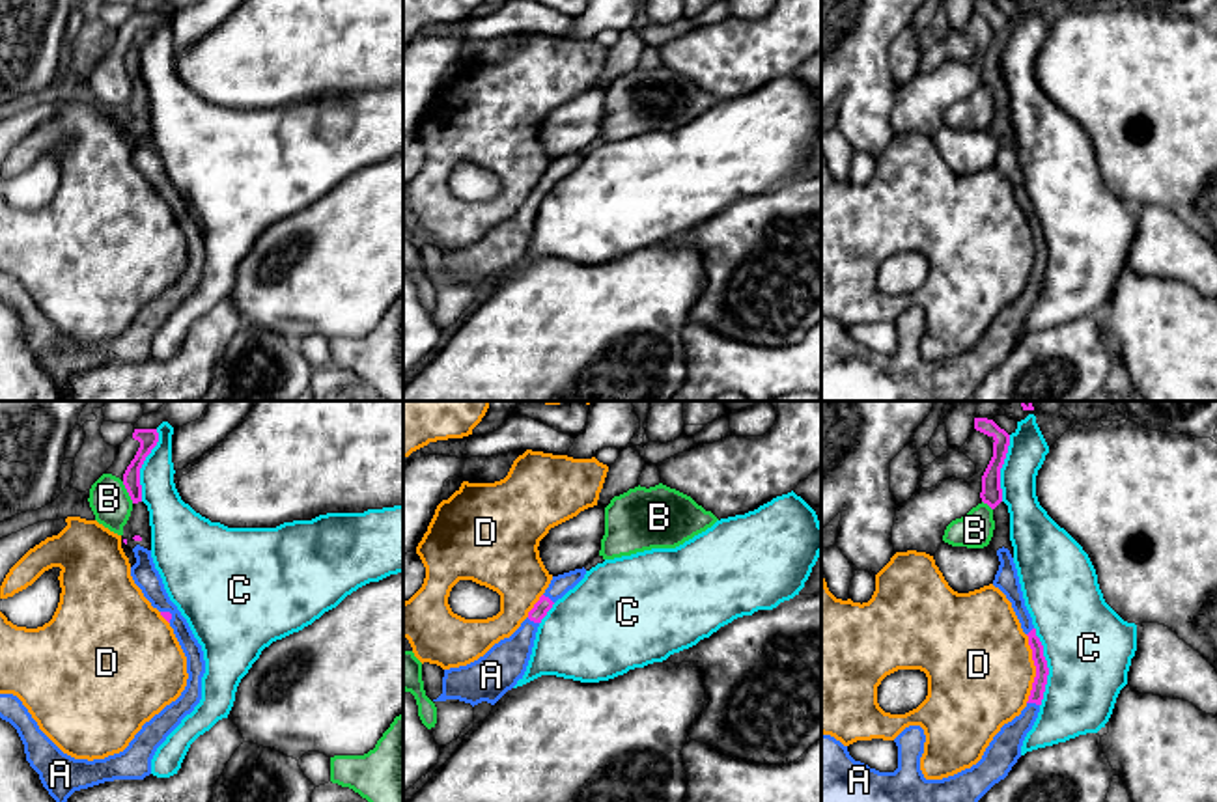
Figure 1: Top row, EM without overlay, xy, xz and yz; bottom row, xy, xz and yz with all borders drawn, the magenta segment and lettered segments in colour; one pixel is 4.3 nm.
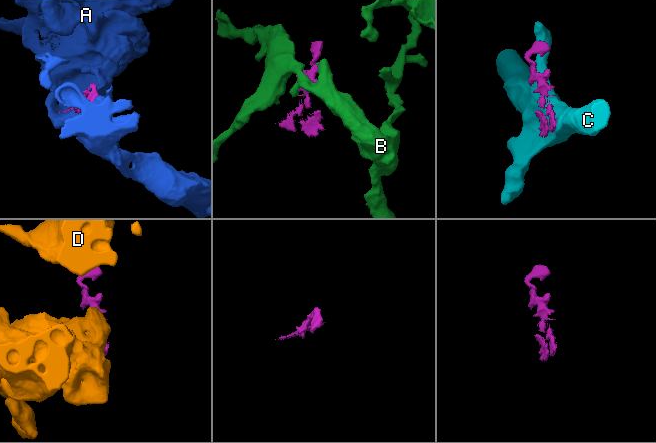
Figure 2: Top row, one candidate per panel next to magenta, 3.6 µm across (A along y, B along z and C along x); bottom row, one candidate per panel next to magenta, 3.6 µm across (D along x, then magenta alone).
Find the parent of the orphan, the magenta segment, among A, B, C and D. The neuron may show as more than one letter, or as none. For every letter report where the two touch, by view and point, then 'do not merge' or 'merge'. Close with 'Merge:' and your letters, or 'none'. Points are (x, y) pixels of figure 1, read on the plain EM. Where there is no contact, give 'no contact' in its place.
A: yz (1033, 284) | merge
B: xy (127, 73) | do not merge
C: yz (1046, 248) | do not merge
D: yz (1036, 250) | do not merge
Merge: A

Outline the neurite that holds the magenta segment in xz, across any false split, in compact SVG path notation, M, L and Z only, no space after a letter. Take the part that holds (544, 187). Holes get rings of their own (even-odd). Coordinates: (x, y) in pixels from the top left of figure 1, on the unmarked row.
M582 149L553 159L528 200L510 220L500 222L483 239L467 248L444 252L442 276L433 283L459 282L472 289L482 283L495 287L523 261L541 201L584 157L586 151Z

